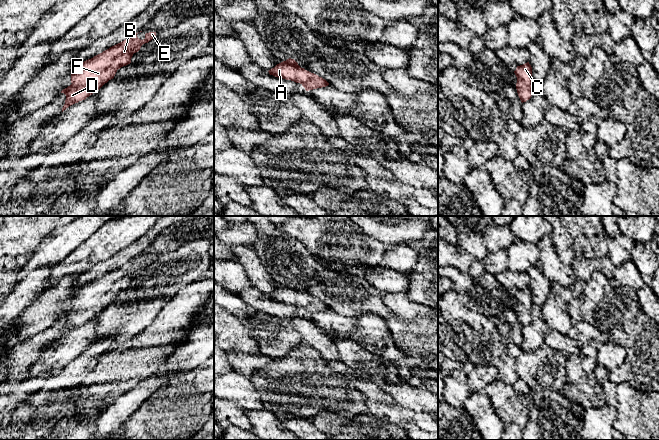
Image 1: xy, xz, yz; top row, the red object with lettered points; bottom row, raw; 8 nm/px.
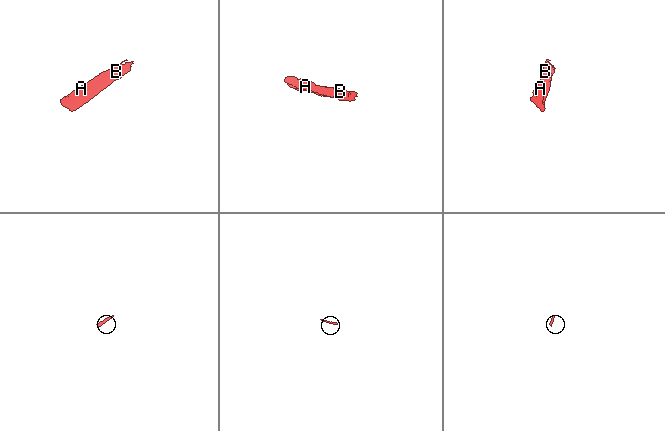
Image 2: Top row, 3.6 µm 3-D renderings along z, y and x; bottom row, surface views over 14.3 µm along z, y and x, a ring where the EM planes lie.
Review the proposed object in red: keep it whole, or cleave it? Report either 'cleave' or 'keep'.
keep

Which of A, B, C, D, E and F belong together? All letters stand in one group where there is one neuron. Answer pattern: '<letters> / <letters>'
A B C D E F

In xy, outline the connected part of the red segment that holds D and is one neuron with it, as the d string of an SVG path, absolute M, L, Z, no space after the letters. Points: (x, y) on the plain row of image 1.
M149 256L141 264L137 258L78 289L71 298L72 308L61 315L66 319L62 336L69 330L85 324L113 303L117 294L130 288L133 278L156 260L156 256Z

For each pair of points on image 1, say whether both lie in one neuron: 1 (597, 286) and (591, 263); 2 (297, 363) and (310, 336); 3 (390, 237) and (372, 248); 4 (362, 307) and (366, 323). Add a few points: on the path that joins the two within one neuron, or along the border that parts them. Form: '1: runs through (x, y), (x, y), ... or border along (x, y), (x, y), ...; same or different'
1: border along (603, 272), (596, 271), (590, 276); different
2: border along (304, 344), (313, 347), (324, 359); different
3: border along (361, 229), (368, 235), (388, 245); different
4: border along (382, 316), (376, 313), (360, 313), (353, 318); different

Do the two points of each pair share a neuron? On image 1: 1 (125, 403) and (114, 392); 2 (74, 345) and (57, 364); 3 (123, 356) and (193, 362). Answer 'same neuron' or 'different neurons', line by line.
1: different neurons
2: same neuron
3: different neurons

